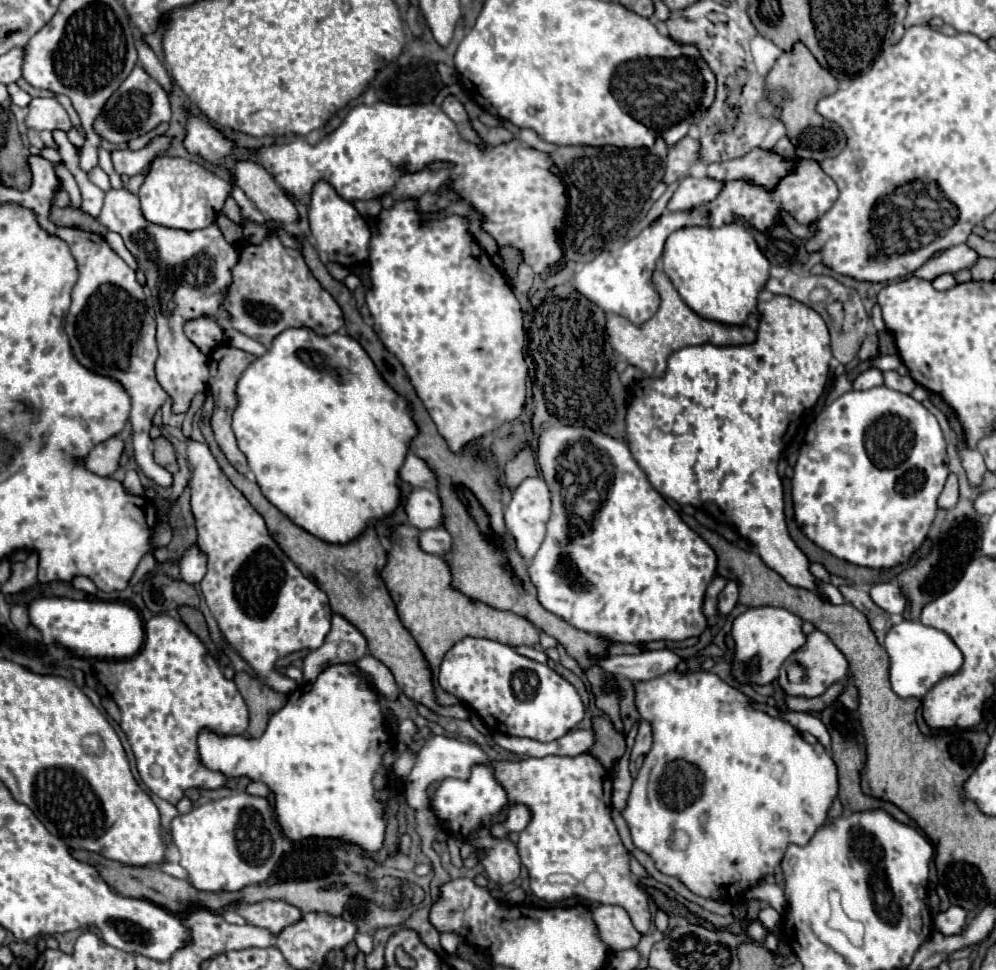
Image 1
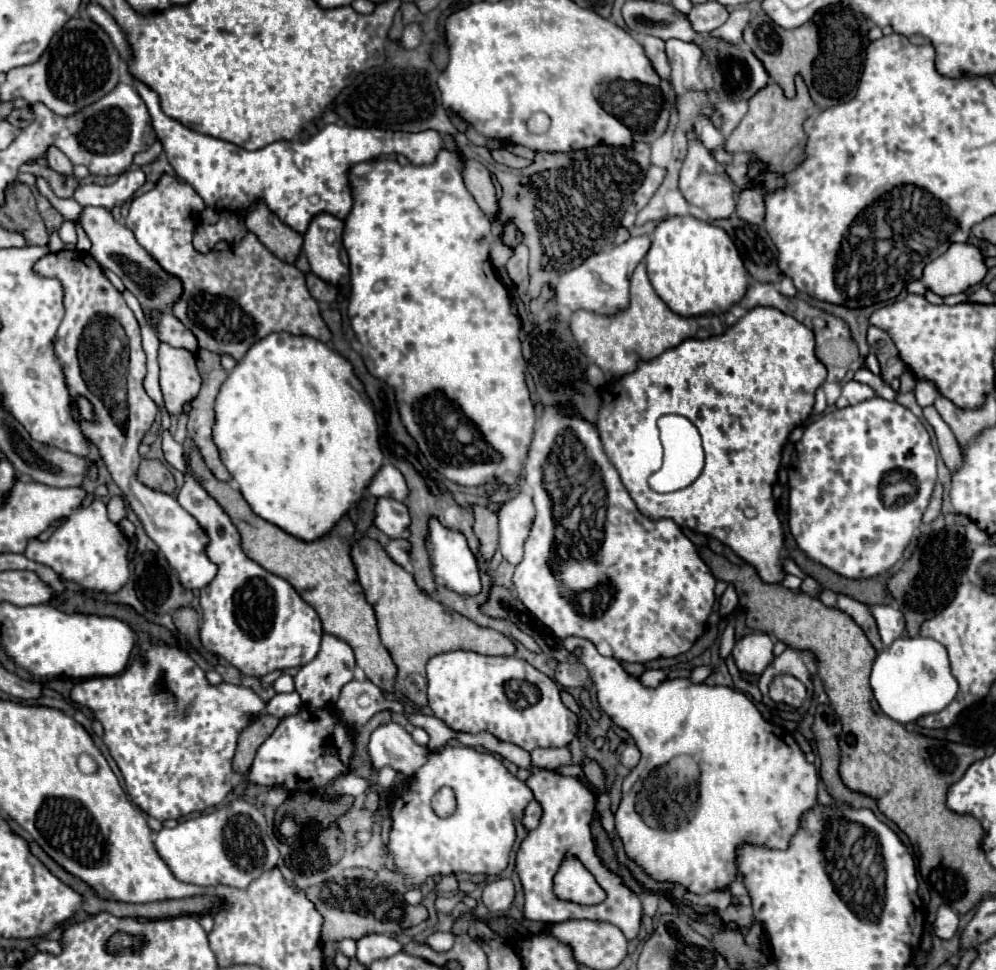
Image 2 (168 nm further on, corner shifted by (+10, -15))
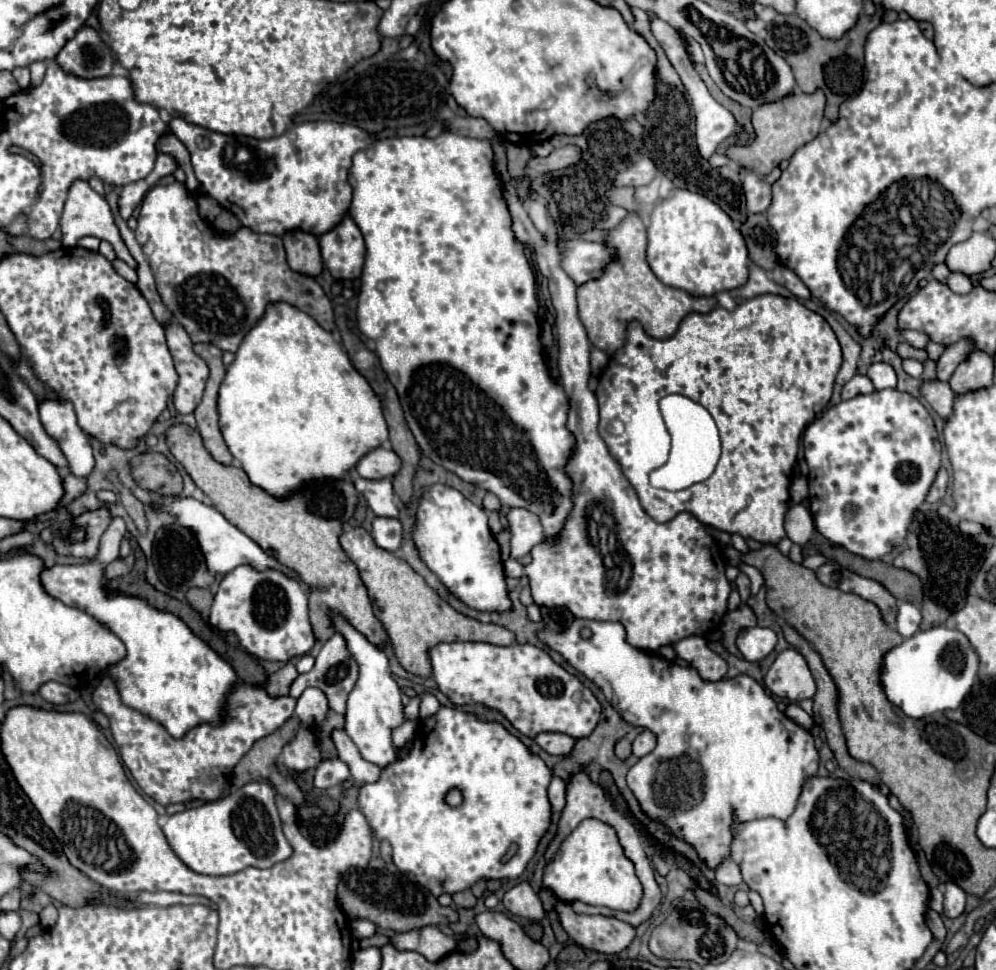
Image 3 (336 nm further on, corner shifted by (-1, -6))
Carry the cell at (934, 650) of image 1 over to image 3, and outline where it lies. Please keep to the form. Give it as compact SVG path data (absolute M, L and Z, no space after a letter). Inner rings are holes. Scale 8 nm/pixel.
M933 626L917 632L895 646L883 658L883 686L887 698L911 718L923 718L935 712L955 710L977 680L979 656L969 638L945 626Z

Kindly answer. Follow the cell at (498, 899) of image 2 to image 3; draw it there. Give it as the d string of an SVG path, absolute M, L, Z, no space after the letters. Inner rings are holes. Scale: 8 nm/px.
M521 882L521 884L513 886L503 896L503 906L511 914L521 916L521 918L529 918L533 922L541 922L545 918L545 910L541 906L541 900L527 882Z

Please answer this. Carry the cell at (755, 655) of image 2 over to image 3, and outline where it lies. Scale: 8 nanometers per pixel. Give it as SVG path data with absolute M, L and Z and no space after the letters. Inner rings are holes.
M743 628L737 636L737 648L747 662L757 662L767 658L777 644L777 634L771 628Z

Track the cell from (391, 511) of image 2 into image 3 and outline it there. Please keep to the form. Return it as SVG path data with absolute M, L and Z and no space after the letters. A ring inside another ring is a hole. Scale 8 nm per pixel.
M357 476L357 478L351 478L351 480L355 484L355 490L365 496L369 508L375 514L389 516L389 518L399 516L399 510L397 510L395 500L393 500L393 486L391 486L391 480L389 478L365 480L365 478L359 478Z

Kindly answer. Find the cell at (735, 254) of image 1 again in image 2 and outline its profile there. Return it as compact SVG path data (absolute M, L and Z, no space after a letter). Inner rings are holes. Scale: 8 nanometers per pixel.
M688 215L658 223L646 269L658 297L682 317L728 313L748 291L748 271L726 231Z

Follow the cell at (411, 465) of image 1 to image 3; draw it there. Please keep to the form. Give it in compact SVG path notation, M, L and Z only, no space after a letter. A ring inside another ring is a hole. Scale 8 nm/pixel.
M379 446L367 452L353 470L363 478L391 478L397 474L397 466L401 466L397 454L393 454L389 446Z

